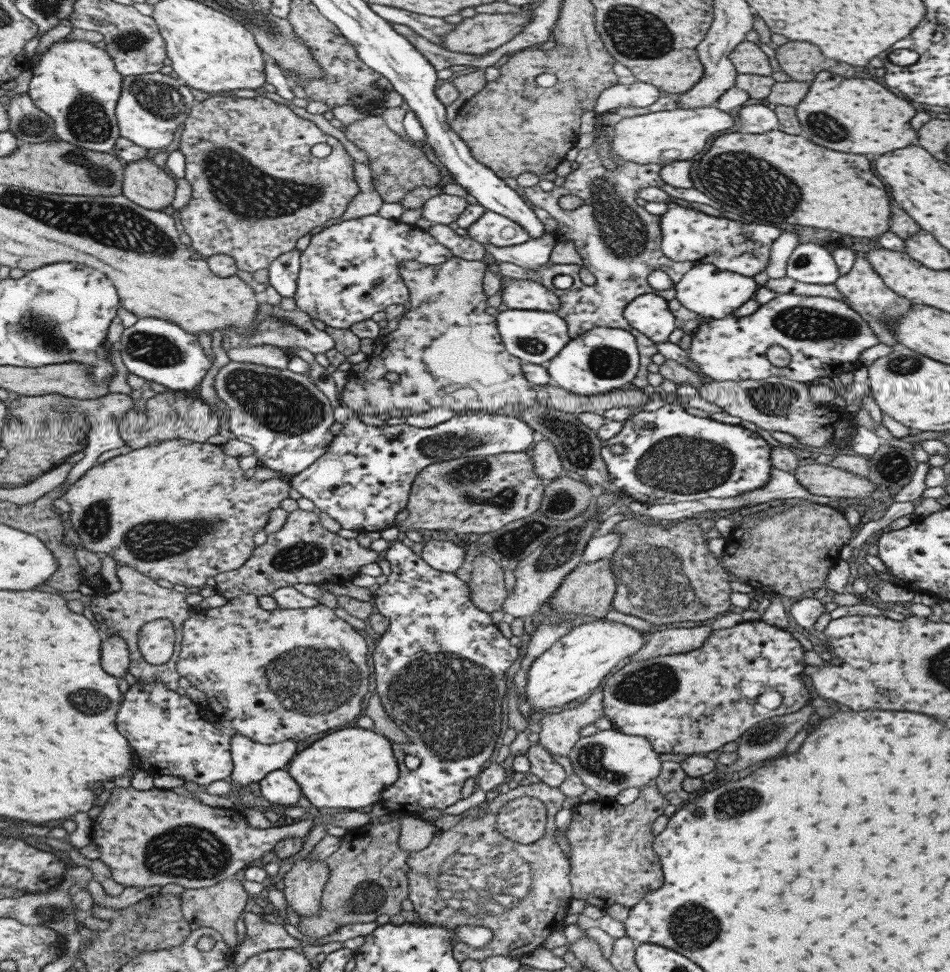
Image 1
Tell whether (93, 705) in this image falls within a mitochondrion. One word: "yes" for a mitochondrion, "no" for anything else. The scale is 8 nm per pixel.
yes

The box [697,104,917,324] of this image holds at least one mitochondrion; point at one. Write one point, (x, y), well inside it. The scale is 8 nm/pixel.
(823, 125)

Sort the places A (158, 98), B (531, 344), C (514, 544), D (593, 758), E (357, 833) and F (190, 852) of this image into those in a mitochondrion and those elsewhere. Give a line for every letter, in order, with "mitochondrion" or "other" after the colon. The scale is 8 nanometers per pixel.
A: mitochondrion
B: mitochondrion
C: mitochondrion
D: mitochondrion
E: other
F: mitochondrion

